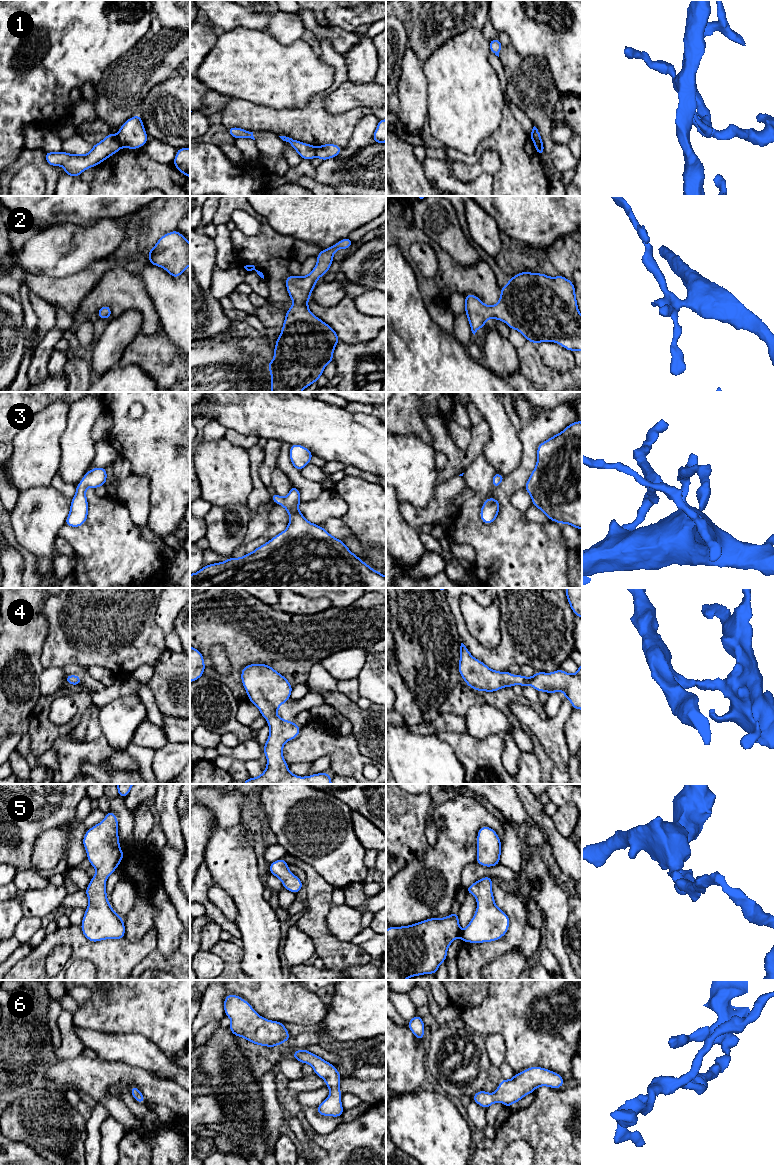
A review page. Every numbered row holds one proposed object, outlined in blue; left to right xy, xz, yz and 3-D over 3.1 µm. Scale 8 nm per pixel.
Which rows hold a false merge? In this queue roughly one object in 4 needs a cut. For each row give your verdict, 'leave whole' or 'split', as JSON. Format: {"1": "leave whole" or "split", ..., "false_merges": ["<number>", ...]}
{"1": "split", "2": "leave whole", "3": "leave whole", "4": "leave whole", "5": "leave whole", "6": "leave whole", "false_merges": ["1"]}

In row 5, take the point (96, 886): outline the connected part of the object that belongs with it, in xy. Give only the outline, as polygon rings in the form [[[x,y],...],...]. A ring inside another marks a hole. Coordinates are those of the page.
[[[109,811],[104,820],[91,827],[83,837],[87,859],[96,869],[96,875],[85,890],[89,905],[81,924],[84,936],[91,942],[123,939],[123,918],[114,912],[107,900],[106,880],[121,863],[124,855],[119,846],[118,819]]]

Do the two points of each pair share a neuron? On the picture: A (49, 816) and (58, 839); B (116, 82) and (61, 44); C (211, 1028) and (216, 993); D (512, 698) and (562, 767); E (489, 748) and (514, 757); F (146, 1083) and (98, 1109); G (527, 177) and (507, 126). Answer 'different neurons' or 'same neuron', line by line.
A: different neurons
B: different neurons
C: different neurons
D: different neurons
E: different neurons
F: different neurons
G: same neuron

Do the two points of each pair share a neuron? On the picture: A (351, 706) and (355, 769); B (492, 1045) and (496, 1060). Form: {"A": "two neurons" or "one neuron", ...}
{"A": "two neurons", "B": "one neuron"}

